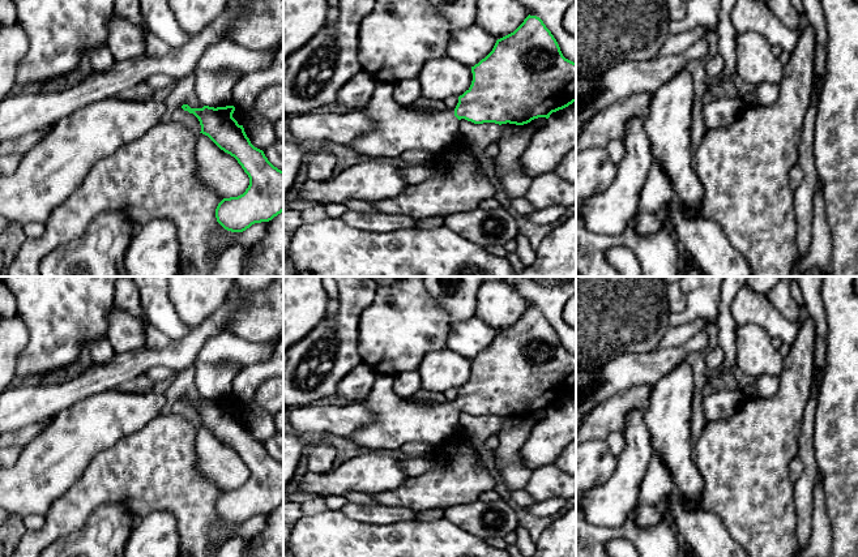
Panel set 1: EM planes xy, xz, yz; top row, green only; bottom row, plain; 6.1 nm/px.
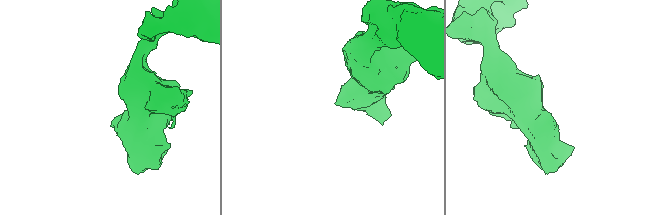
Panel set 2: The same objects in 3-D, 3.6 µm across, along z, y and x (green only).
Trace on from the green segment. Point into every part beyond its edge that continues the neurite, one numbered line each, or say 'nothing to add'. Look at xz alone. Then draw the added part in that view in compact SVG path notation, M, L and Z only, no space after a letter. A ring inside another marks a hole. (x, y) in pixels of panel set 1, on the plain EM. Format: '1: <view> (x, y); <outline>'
1: xz (397, 421); M376 374L362 404L375 419L347 438L373 453L397 450L413 441L439 446L458 428L458 411L451 402L404 399L394 393L389 374Z

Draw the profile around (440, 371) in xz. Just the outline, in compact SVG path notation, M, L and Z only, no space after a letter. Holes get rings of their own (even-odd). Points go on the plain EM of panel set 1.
M445 348L423 357L418 373L422 389L431 393L445 393L452 387L462 387L469 382L473 365L471 360Z

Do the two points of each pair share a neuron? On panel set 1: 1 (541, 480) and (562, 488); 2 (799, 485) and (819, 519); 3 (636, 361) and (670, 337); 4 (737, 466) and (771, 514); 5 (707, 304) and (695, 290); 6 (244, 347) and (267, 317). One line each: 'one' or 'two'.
1: one
2: two
3: two
4: one
5: one
6: two

